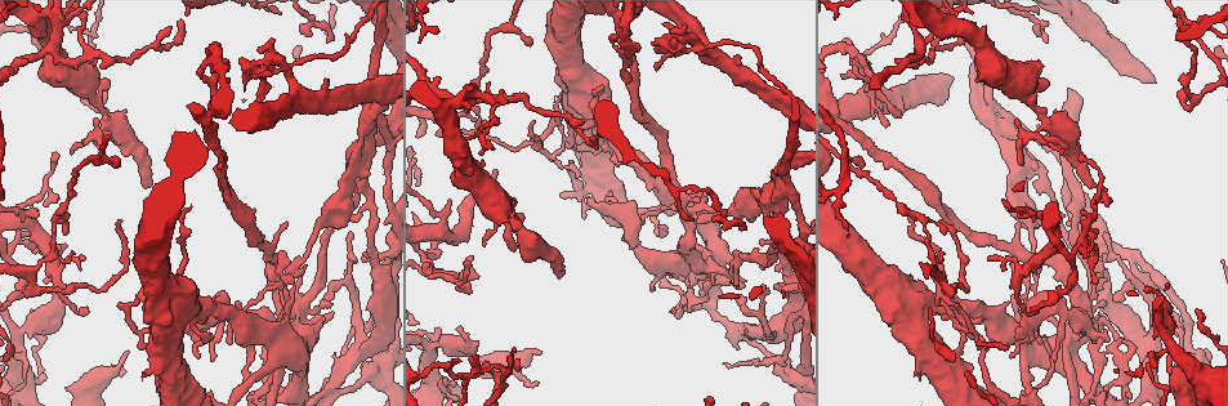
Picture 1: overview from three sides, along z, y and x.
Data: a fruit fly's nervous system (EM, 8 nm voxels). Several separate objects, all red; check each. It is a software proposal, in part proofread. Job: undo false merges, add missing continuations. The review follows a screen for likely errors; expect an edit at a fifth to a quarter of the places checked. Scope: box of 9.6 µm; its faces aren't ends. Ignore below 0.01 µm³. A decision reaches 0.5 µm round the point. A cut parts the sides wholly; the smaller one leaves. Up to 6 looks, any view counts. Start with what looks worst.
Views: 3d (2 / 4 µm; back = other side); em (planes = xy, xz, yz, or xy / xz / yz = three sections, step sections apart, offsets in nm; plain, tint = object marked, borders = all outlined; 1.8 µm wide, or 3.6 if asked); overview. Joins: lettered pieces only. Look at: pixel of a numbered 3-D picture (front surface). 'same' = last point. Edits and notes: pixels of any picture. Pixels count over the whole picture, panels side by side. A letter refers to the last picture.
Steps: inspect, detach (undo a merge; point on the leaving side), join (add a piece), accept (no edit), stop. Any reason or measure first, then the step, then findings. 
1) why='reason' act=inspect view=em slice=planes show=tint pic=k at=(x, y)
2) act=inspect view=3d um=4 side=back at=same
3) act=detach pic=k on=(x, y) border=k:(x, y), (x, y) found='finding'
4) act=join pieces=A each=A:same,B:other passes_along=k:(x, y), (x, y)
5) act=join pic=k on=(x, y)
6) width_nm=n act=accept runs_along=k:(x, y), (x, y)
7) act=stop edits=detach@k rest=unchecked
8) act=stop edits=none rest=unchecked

why='calibre changes' act=inspect view=3d um=4 pic=1 at=(367, 113)

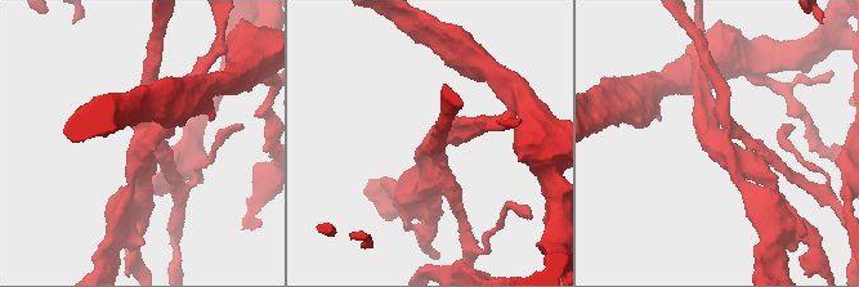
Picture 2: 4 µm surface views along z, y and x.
arms=3 arm_widths_nm=190,190,200 act=inspect view=em slice=xy step=16 show=tint pic=2 at=(725, 146)

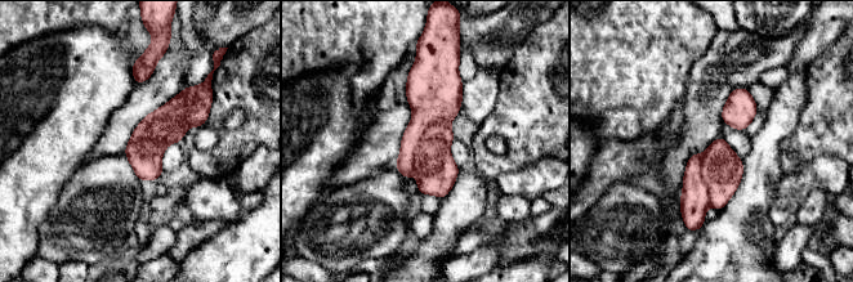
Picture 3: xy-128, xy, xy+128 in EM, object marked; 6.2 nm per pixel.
why='cut it another way' act=inspect view=em slice=xz step=8 show=borders at=same

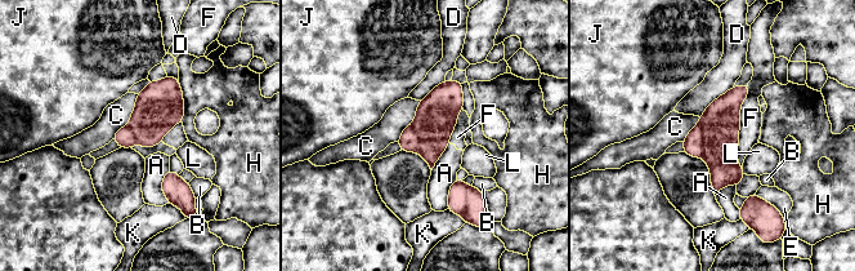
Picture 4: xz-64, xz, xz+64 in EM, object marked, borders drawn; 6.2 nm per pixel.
act=detach pic=4 on=(693, 145) each=A:other,B:other,C:other,D:other,E:other,F:other,H:other,J:other,K:other,L:other border=4:(698, 124), (702, 132), (702, 155) found='two neurons meet here'

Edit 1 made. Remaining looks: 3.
why='see it whole again' act=inspect view=overview

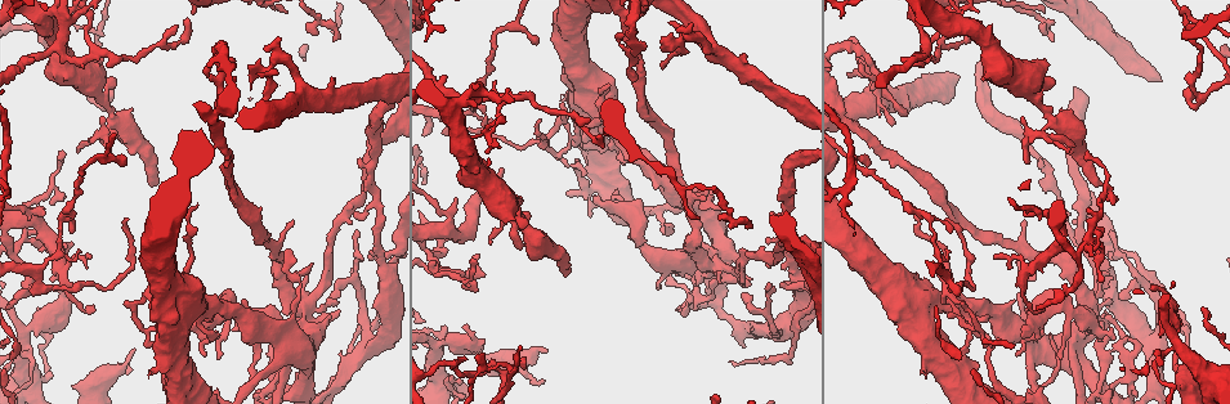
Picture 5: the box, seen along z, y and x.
why='free end' act=inspect view=3d um=2 pic=5 at=(925, 376)

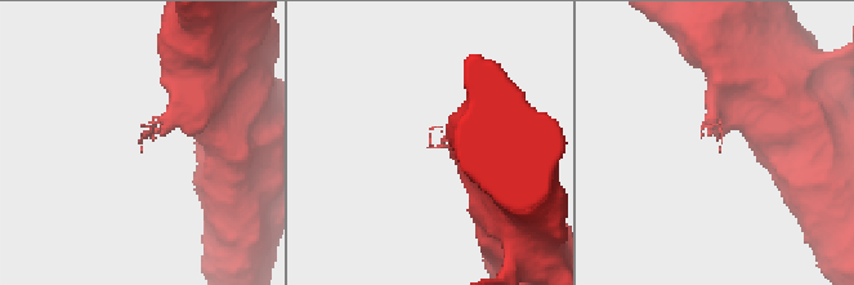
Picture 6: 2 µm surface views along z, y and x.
why='shape alone is not enough' act=inspect view=em slice=xy step=4 show=borders pic=6 at=(142, 142)

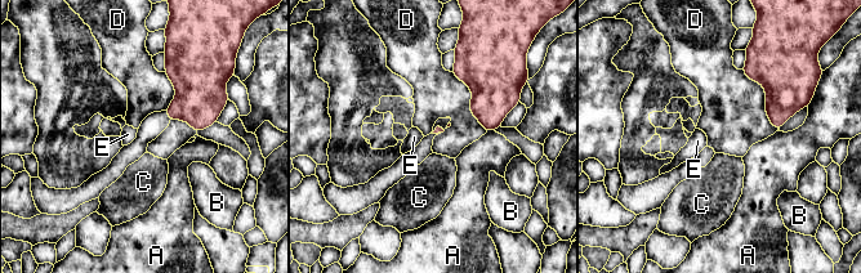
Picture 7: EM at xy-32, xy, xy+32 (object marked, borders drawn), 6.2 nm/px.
longest_contact=D:440nm act=accept each=A:other,B:other,C:other,D:other,E:other found='no lettered piece goes on from it'

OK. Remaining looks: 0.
act=stop edits=detach@4 rest=unchecked

